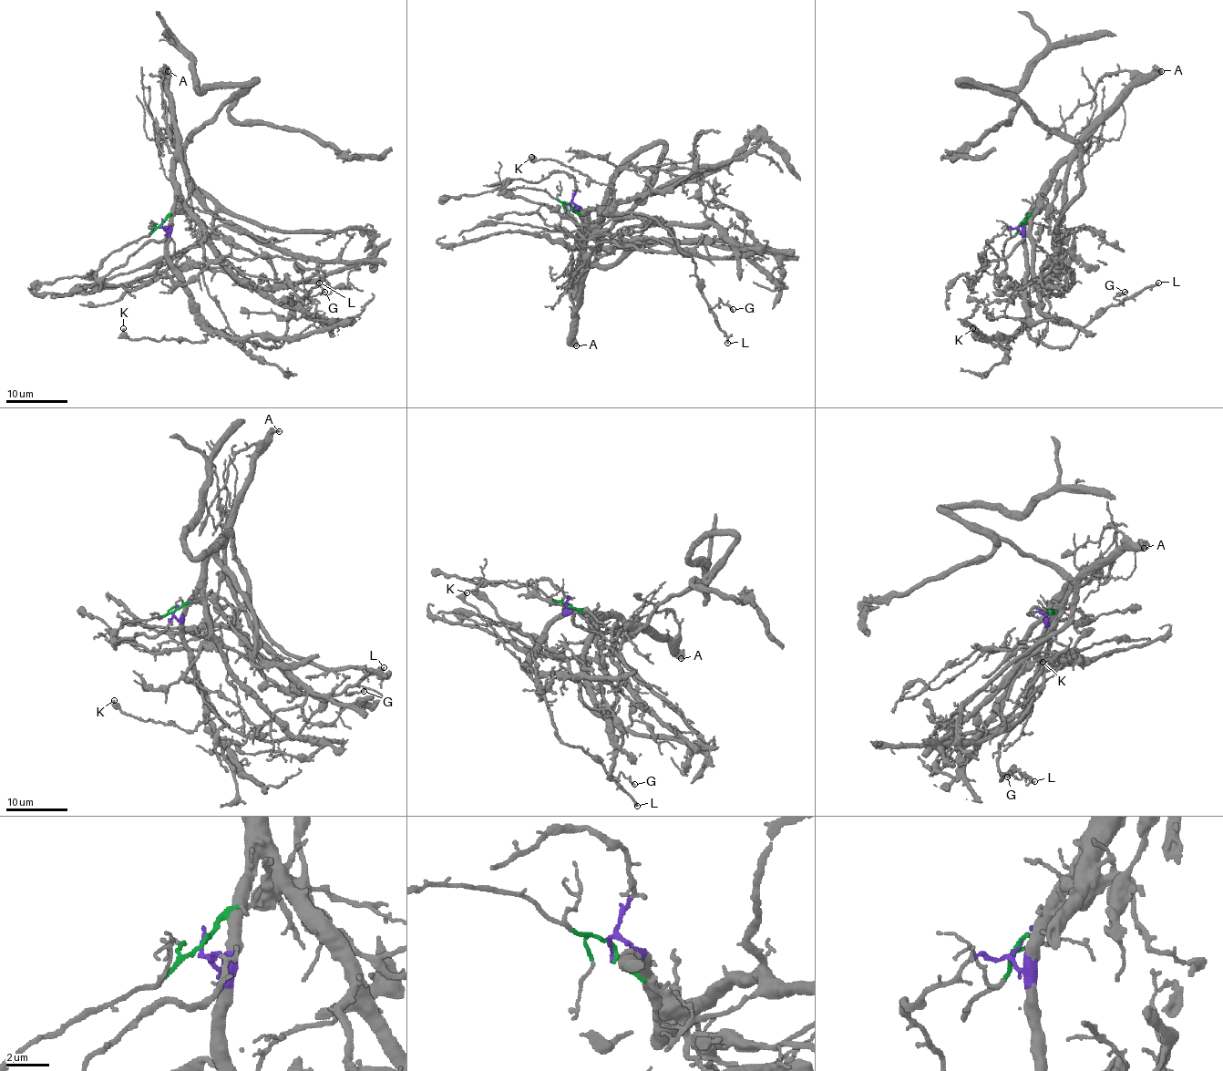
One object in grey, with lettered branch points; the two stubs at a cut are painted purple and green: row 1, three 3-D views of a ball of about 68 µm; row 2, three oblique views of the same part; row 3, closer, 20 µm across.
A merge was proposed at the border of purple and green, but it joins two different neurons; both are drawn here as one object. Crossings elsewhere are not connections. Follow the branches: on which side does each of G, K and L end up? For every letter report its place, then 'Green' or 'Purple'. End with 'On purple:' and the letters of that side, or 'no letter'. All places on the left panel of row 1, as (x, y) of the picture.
G: Place: (324, 292). Purple
K: Place: (123, 328). Purple
L: Place: (319, 283). Purple
On purple: G, K, L

